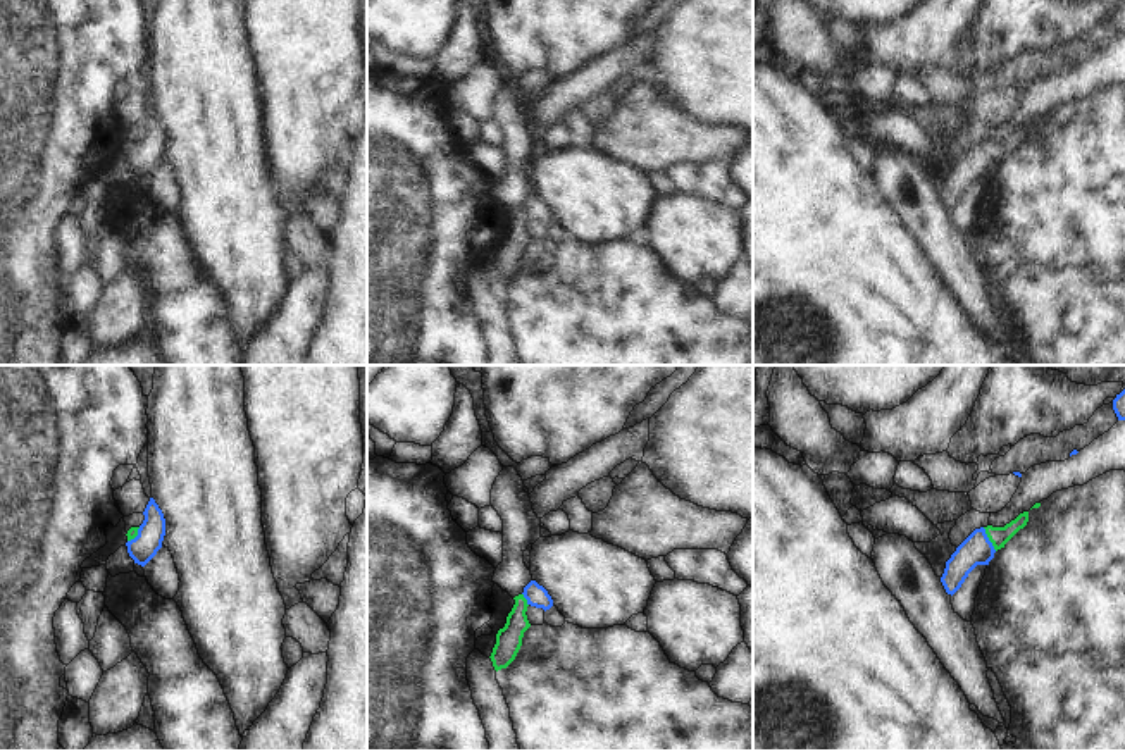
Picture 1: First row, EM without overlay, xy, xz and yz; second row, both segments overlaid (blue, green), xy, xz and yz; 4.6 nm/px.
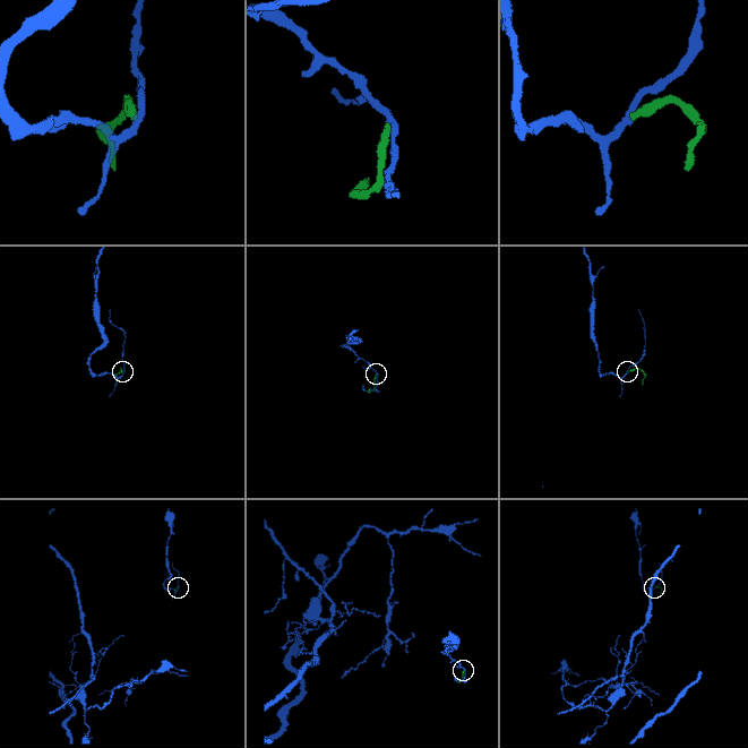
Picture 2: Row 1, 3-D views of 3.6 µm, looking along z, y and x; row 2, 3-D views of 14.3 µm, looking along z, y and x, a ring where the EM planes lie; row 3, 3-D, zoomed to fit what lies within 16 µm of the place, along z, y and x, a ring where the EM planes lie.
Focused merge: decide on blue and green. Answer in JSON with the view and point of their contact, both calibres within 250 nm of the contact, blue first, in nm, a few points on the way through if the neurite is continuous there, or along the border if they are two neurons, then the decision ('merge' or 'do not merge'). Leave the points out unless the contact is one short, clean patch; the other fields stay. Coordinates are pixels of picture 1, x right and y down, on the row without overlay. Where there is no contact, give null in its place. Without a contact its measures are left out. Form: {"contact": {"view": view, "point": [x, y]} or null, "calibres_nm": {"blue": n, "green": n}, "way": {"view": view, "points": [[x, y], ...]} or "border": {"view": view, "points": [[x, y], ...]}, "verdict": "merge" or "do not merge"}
{"contact": {"view": "yz", "point": [988, 154]}, "calibres_nm": {"blue": 140, "green": 90}, "way": {"view": "yz", "points": [[975, 164], [988, 154], [998, 150]]}, "verdict": "merge"}

